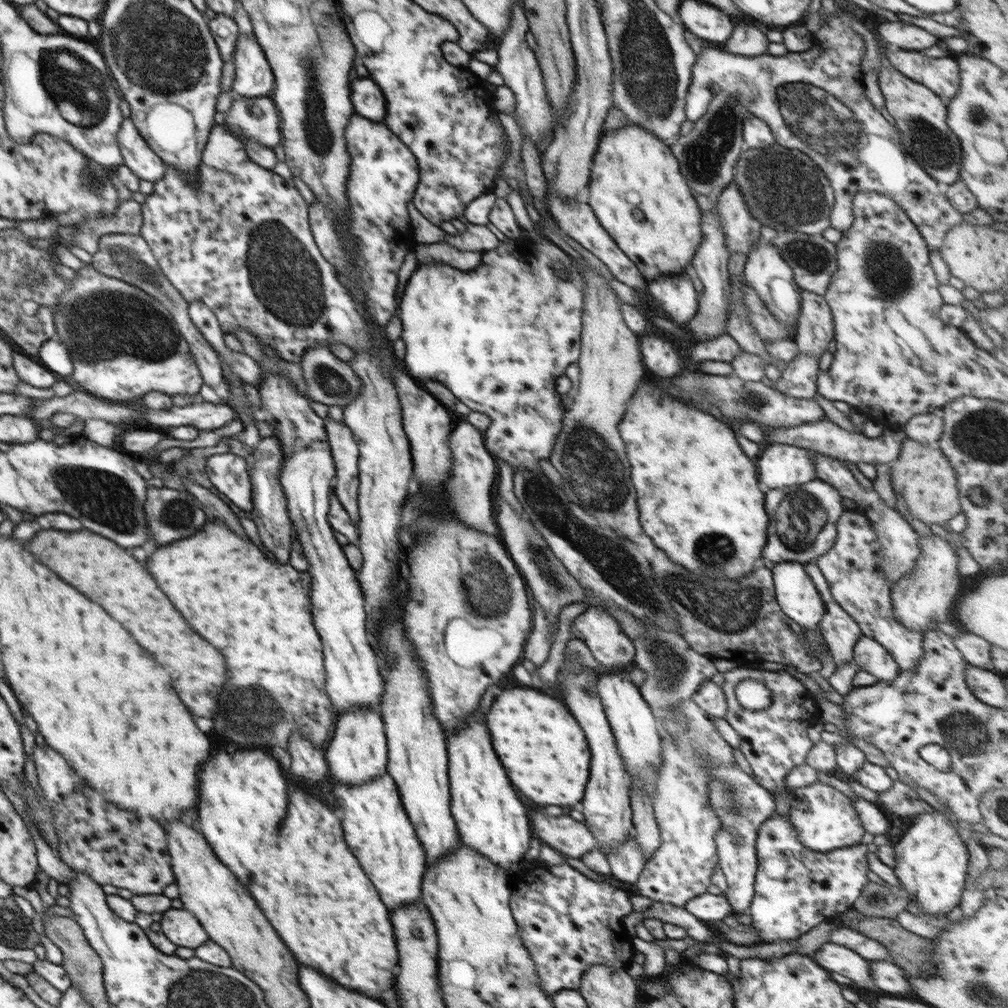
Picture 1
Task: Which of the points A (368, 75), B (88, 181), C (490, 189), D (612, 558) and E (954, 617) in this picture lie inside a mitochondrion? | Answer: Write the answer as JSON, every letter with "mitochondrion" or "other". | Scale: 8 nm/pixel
{"A":"other","B":"mitochondrion","C":"other","D":"mitochondrion","E":"other"}

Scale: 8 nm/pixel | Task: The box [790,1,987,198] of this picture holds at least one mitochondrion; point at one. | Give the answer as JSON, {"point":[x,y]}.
{"point":[939,150]}

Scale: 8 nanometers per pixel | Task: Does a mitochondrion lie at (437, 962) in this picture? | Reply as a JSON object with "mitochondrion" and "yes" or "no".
{"mitochondrion":"no"}

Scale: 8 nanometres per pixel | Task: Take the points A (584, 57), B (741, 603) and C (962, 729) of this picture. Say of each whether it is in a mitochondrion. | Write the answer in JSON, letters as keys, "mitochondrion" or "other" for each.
{"A":"other","B":"mitochondrion","C":"mitochondrion"}

